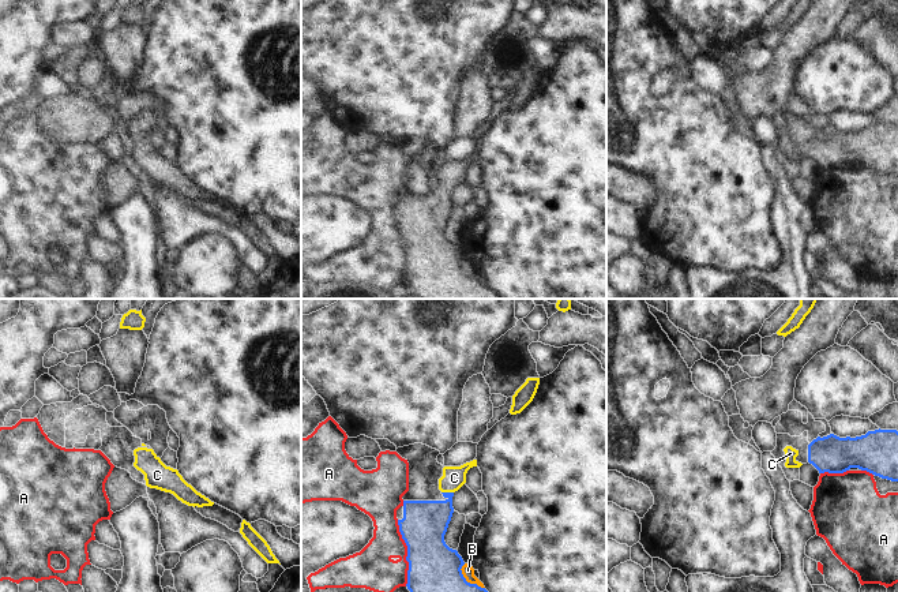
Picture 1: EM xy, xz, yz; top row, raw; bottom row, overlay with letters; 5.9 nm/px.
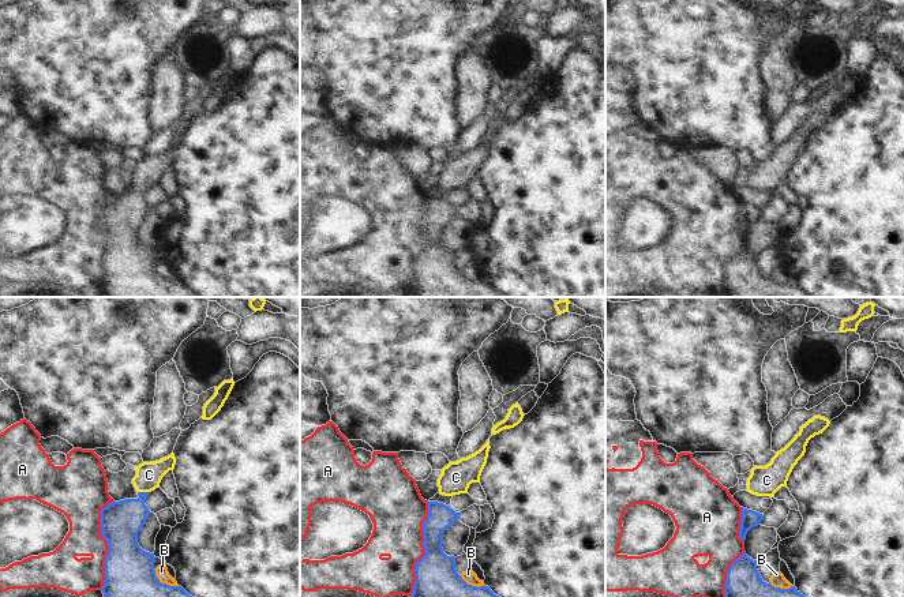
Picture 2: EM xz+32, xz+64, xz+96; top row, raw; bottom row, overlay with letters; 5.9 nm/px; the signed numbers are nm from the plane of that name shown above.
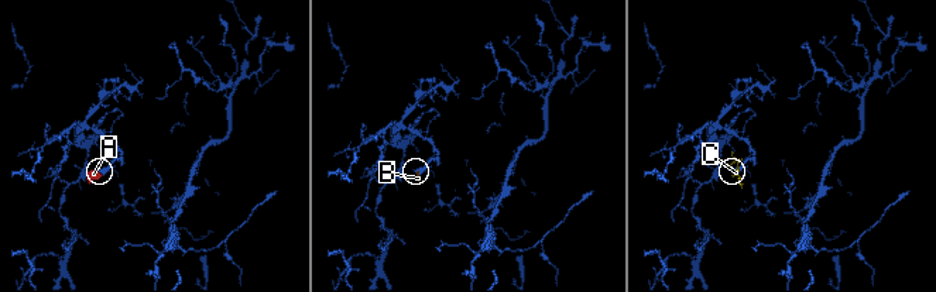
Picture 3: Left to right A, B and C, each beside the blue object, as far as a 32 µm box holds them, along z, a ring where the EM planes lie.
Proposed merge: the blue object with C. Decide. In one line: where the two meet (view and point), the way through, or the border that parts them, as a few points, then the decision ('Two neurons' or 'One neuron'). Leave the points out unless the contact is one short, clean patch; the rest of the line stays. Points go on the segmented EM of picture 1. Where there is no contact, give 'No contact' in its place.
Touches blue at xz (447, 493). Path across: xz (424, 524), (448, 501), (447, 493), (447, 484), (454, 478). One neuron.

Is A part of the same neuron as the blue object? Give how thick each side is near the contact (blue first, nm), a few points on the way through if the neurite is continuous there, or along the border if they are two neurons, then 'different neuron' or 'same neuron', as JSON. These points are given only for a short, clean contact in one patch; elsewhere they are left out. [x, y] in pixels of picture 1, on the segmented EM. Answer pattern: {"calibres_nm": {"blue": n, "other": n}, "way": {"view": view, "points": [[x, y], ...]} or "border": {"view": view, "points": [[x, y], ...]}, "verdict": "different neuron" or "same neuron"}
{"calibres_nm": {"blue": 300, "other": 240}, "verdict": "different neuron"}

